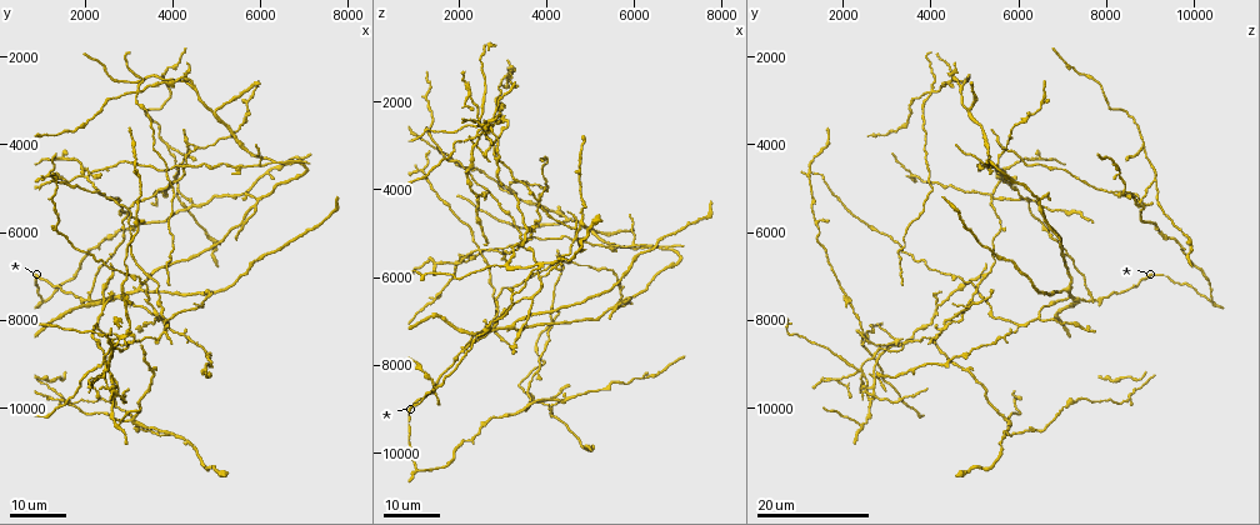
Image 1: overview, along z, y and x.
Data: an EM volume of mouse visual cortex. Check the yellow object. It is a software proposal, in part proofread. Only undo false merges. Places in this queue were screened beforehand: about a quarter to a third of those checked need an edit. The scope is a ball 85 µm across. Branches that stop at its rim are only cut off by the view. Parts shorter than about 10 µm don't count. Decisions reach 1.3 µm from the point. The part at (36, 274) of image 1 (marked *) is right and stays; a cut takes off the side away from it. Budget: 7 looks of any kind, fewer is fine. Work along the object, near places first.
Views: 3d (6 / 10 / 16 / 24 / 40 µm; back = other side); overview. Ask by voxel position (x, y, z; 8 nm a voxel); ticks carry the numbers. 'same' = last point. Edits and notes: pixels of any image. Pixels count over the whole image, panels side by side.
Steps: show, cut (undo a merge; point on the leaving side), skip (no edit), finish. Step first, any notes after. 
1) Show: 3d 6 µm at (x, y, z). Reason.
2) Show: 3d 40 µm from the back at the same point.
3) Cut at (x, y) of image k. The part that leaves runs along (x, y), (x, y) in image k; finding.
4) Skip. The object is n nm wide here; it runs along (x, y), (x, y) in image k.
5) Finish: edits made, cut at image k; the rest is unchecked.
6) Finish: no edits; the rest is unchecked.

Show: 3d 24 µm at (2050, 7500, 7650). A fork.

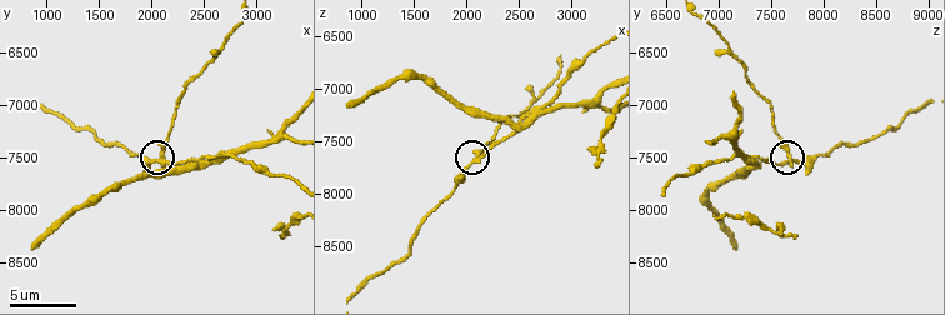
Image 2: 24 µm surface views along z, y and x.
Show: 3d 10 µm at (2120, 7500, 7660). Zoom in.

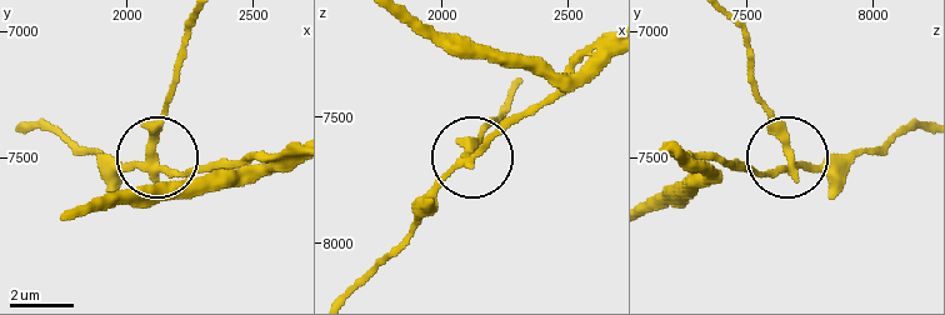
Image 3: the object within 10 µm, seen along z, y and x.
Cut at (145, 126) of image 3. The object is 260 nm wide here; the part that leaves runs along (155, 161), (155, 124), (185, 26) in image 3; two neurons meet here.

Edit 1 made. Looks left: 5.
Show: overview.

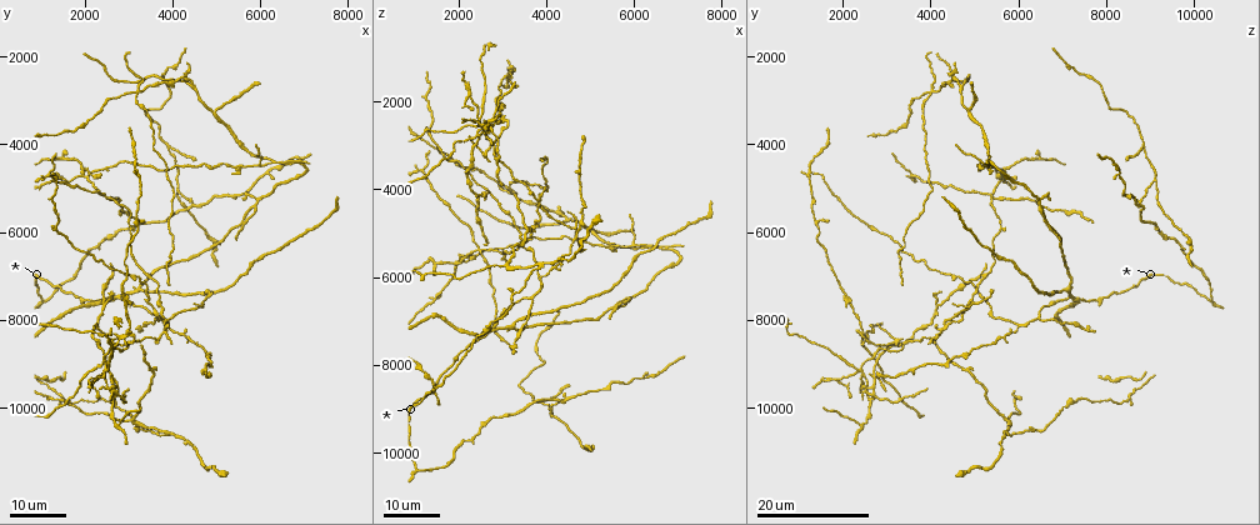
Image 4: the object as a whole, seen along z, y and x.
Show: 3d 24 µm at (2800, 7500, 7150). Three arms meet.

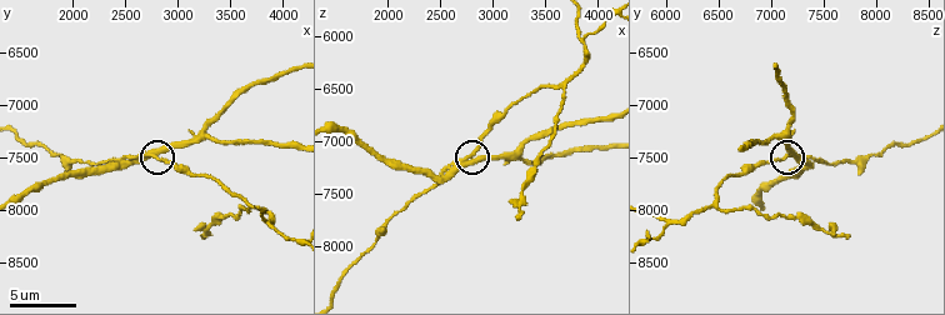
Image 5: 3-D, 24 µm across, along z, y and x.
Show: 3d 10 µm at (2820, 7480, 7160).

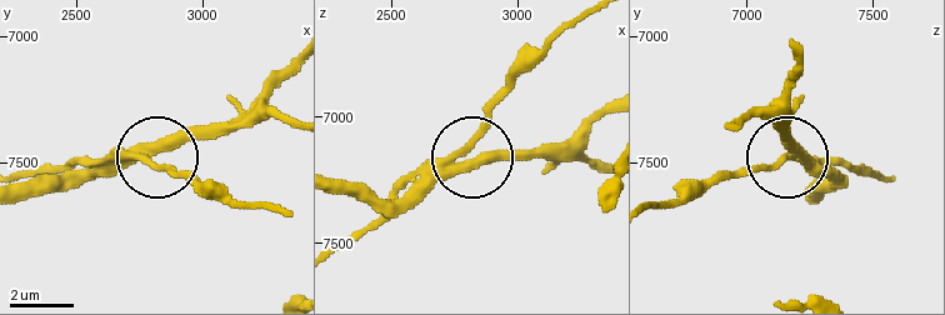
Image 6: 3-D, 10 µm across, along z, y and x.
Cut at (166, 143) of image 6. The object is 290 nm wide here; the part that leaves runs along (126, 161), (221, 134), (294, 64) in image 6; a second neuron is stuck on.

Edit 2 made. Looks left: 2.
Finish: edits made, cut at image 3, cut at image 6; the rest is unchecked.

